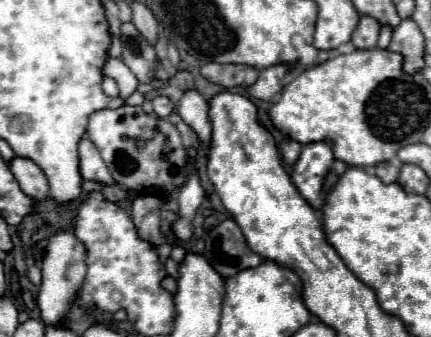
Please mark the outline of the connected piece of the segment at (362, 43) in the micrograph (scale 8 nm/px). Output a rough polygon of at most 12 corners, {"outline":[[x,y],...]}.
{"outline":[[367,14],[359,18],[351,42],[355,48],[375,48],[379,22]]}

